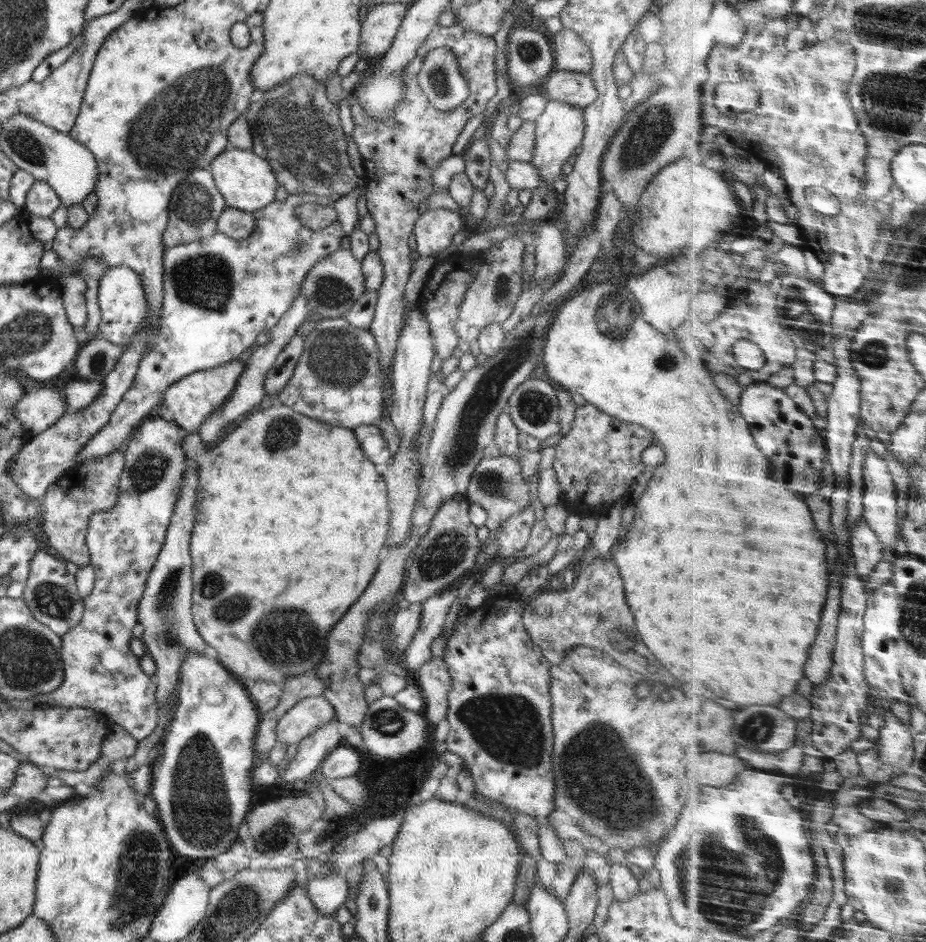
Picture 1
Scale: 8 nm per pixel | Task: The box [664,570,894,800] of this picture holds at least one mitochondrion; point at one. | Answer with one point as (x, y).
(758, 727)

